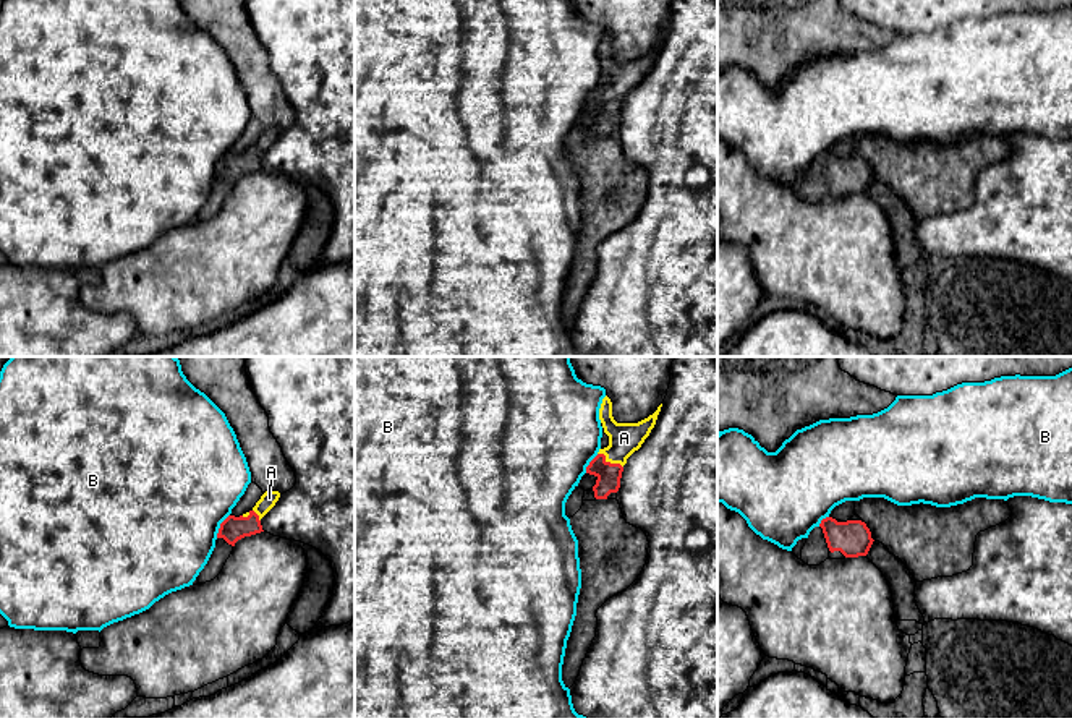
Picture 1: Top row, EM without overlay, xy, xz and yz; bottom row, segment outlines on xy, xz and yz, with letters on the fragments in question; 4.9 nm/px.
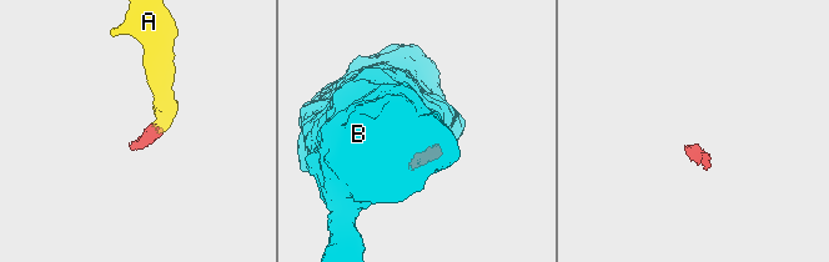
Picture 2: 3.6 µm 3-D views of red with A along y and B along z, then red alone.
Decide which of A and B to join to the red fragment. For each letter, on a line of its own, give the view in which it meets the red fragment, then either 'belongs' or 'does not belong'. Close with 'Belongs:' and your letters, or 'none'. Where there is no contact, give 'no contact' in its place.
A: xz | belongs
B: xy | does not belong
Belongs: A

